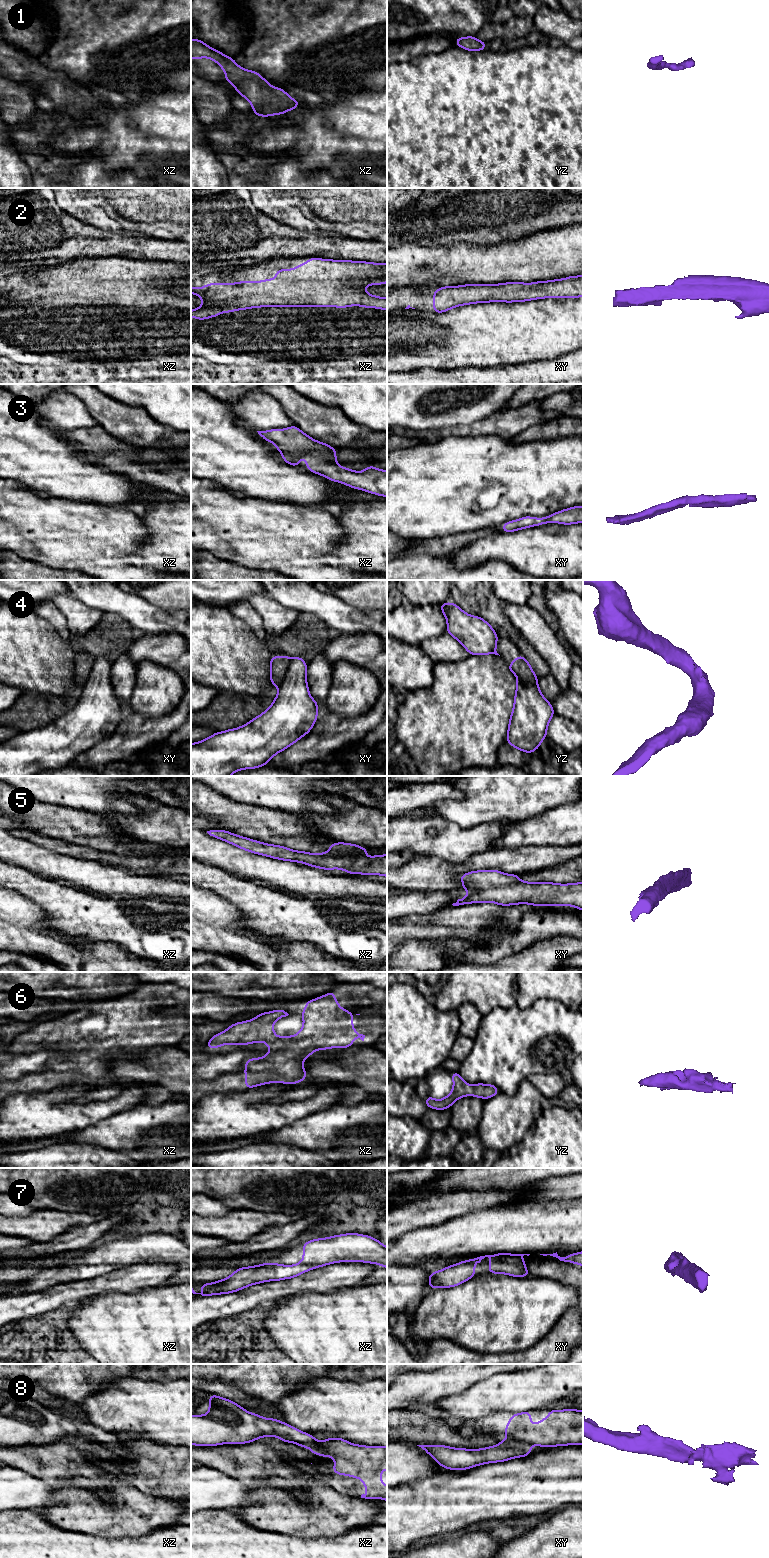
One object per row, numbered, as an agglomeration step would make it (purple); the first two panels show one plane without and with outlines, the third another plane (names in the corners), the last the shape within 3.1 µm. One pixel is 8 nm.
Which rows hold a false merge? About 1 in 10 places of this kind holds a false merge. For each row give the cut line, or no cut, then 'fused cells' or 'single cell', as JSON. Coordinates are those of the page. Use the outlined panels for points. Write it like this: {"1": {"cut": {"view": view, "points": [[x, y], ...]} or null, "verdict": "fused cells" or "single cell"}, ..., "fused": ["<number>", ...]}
{"1": {"cut": null, "verdict": "single cell"}, "2": {"cut": null, "verdict": "single cell"}, "3": {"cut": null, "verdict": "single cell"}, "4": {"cut": {"view": "xy", "points": [[291, 659], [285, 676], [278, 686]]}, "verdict": "fused cells"}, "5": {"cut": null, "verdict": "single cell"}, "6": {"cut": null, "verdict": "single cell"}, "7": {"cut": null, "verdict": "single cell"}, "8": {"cut": {"view": "xy", "points": [[508, 1439], [528, 1442], [530, 1444]]}, "verdict": "fused cells"}, "fused": ["4", "8"]}

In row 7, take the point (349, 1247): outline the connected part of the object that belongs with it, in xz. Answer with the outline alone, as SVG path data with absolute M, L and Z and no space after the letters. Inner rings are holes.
M358 1233L312 1239L303 1243L303 1260L295 1265L270 1262L238 1268L225 1279L200 1284L200 1293L196 1293L193 1288L191 1293L202 1296L234 1293L258 1283L295 1278L328 1264L354 1261L379 1264L387 1268L387 1247L378 1239Z

